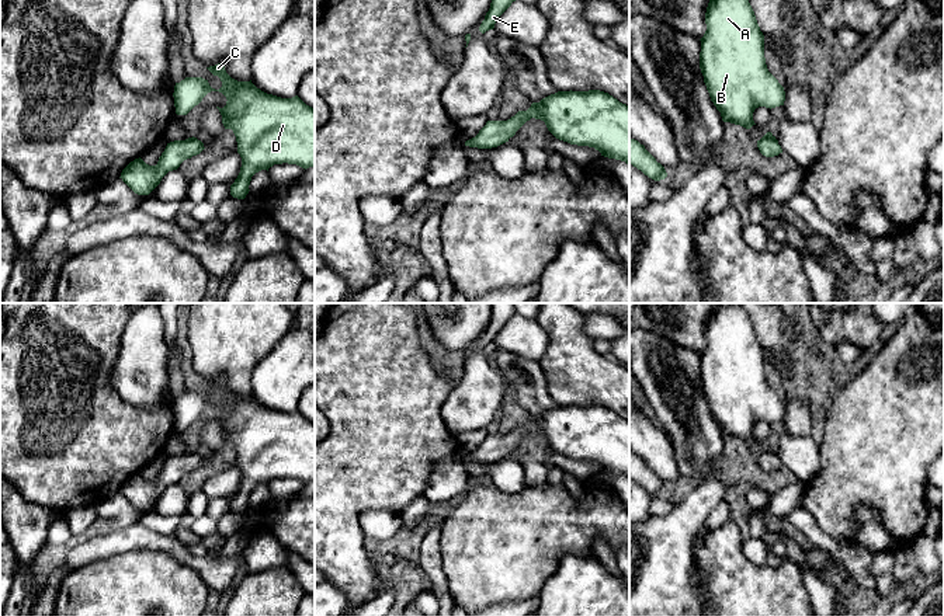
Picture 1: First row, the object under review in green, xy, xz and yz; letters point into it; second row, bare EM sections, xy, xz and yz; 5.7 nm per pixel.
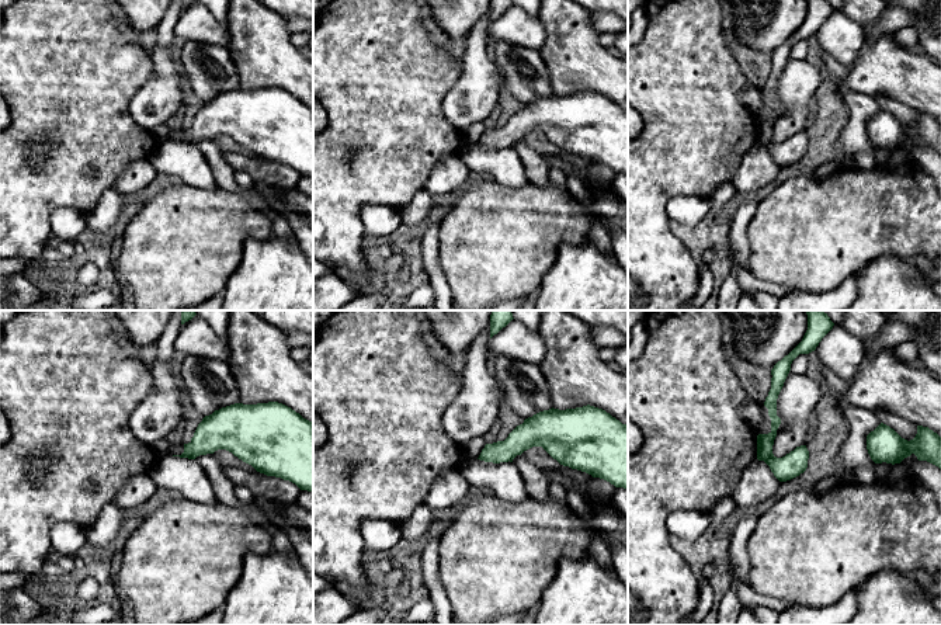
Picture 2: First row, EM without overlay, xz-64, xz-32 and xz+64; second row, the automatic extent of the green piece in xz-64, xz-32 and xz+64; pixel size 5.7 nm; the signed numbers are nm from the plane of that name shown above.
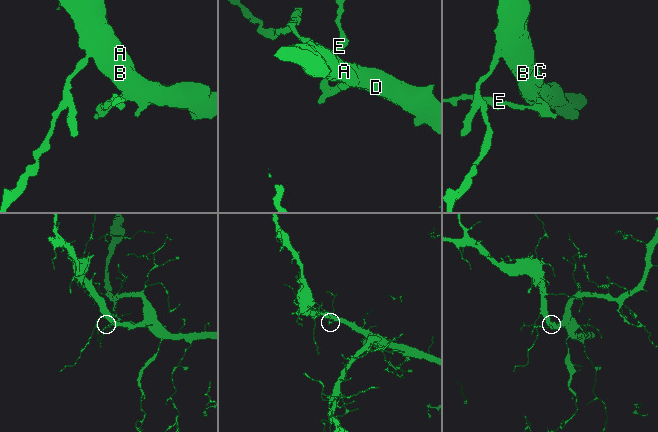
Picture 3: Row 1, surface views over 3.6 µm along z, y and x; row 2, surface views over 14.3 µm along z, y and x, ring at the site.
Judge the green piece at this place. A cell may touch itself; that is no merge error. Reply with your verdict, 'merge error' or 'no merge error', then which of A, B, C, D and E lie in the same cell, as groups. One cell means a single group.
merge error; A B C D / E

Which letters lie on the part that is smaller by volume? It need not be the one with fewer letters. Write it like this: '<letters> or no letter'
E

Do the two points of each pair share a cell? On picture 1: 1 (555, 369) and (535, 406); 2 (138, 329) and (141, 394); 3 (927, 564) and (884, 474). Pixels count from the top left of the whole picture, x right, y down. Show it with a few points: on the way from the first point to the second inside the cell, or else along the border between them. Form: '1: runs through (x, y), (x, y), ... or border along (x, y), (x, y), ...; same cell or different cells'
1: border along (538, 361), (545, 389), (558, 404); different cells
2: runs through (142, 345), (142, 369), (145, 373), (142, 378); same cell
3: border along (922, 532), (915, 540); different cells

